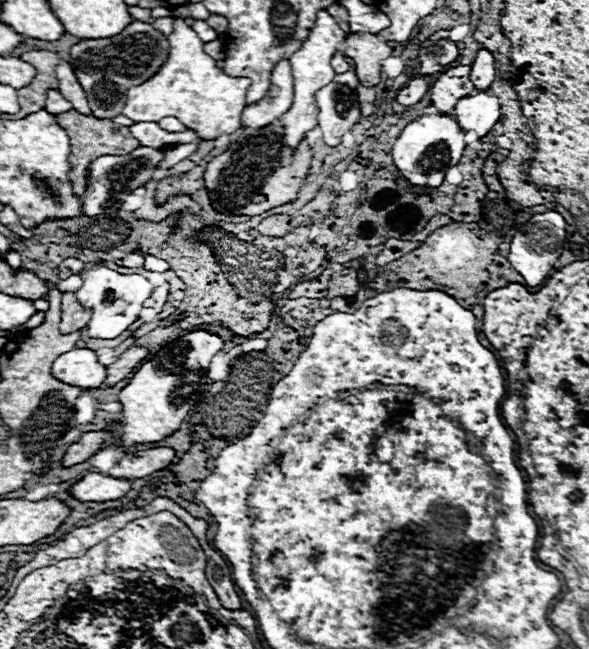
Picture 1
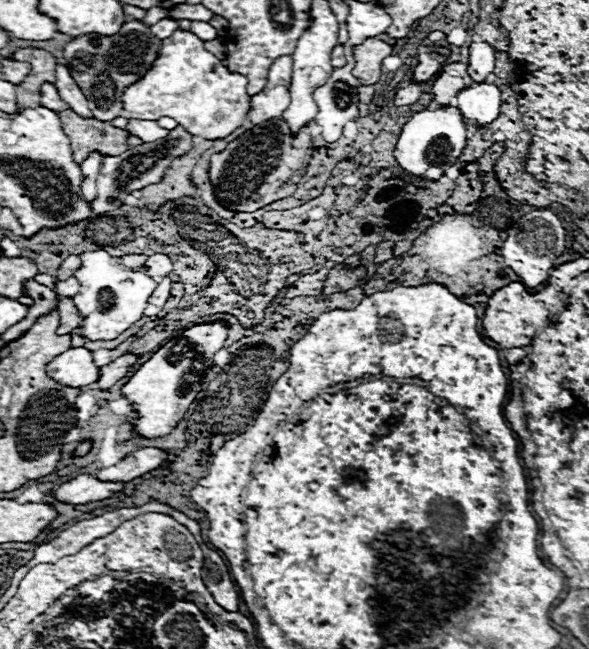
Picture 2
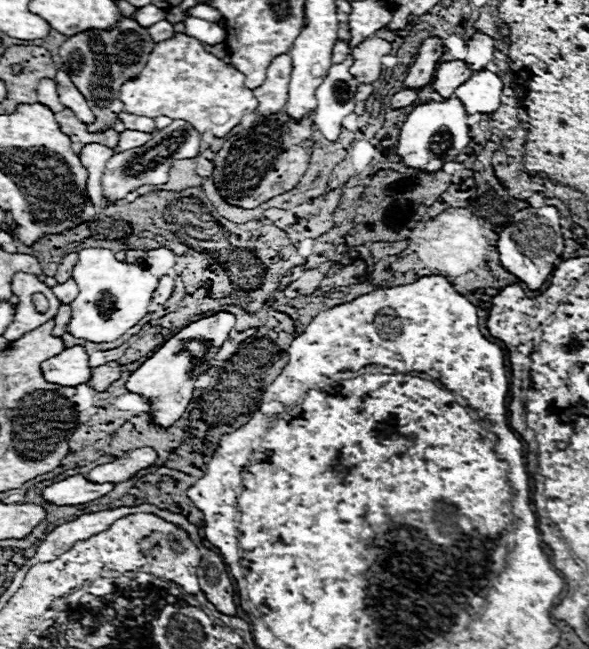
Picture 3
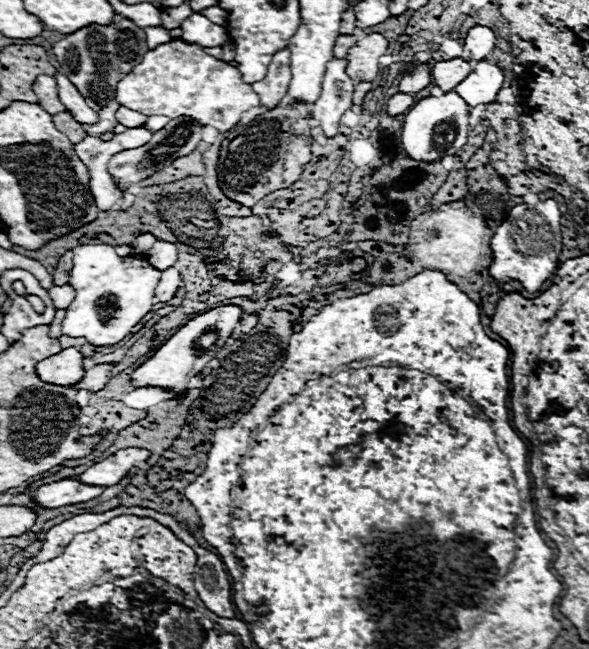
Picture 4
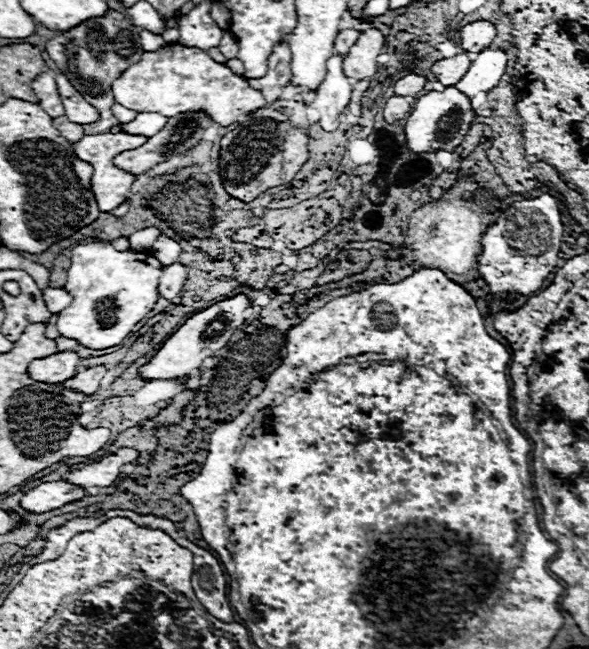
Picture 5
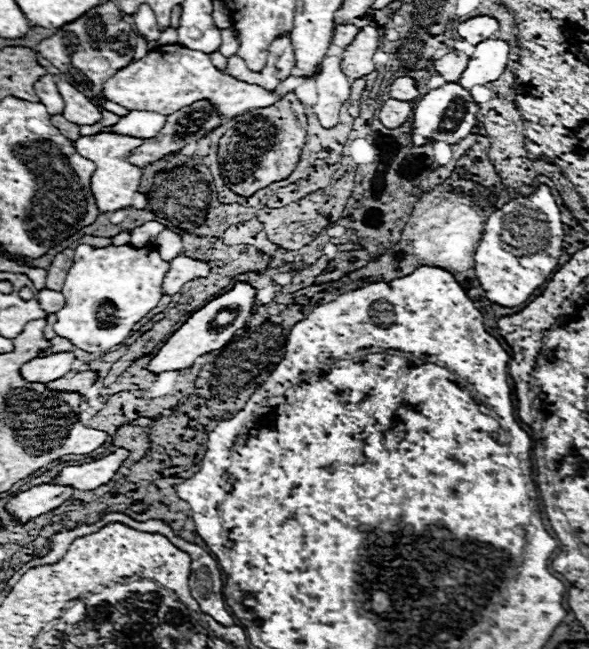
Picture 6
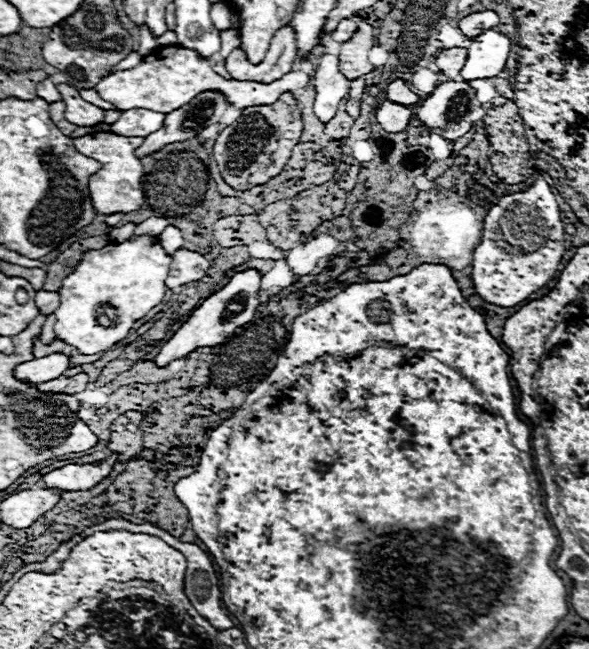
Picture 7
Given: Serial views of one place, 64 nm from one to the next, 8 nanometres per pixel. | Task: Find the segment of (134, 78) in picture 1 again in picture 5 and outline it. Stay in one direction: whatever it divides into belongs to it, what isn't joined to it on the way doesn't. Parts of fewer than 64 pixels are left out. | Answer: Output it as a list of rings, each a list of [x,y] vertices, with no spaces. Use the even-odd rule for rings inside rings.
[[[110,10],[106,18],[92,18],[90,22],[82,22],[74,30],[60,32],[60,36],[52,38],[46,44],[48,56],[58,64],[60,72],[70,78],[74,88],[88,96],[88,102],[100,112],[100,122],[84,126],[84,134],[102,134],[110,132],[110,128],[119,124],[112,114],[114,98],[110,94],[110,84],[122,76],[134,62],[140,62],[144,50],[140,44],[140,28],[130,24],[130,20],[116,10]]]

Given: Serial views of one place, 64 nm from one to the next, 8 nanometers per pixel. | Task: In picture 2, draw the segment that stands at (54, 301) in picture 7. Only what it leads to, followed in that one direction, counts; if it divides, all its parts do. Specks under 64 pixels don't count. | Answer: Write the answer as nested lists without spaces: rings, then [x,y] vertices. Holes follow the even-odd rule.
[[[74,276],[69,277],[68,280],[56,282],[56,292],[60,296],[75,296],[79,287],[80,284]]]

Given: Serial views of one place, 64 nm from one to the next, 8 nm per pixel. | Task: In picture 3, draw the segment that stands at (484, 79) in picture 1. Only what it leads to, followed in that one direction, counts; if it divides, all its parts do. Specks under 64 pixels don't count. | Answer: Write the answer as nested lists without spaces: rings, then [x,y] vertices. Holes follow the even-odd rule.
[[[476,32],[474,38],[468,40],[468,54],[466,54],[466,64],[470,66],[472,72],[484,70],[492,60],[494,60],[494,42],[486,34]]]

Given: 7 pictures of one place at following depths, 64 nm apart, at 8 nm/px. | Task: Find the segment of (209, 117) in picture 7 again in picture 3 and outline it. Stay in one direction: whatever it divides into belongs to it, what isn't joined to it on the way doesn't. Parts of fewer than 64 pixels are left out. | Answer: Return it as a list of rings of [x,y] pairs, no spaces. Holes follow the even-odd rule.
[[[174,120],[172,126],[162,128],[144,146],[138,146],[138,148],[114,154],[106,162],[106,170],[104,170],[104,176],[102,176],[102,194],[104,194],[106,202],[116,204],[128,192],[132,192],[132,190],[136,190],[138,186],[144,186],[144,184],[152,184],[152,186],[166,184],[172,160],[196,156],[198,154],[198,144],[200,144],[200,134],[194,132],[194,128],[190,128],[188,122]]]

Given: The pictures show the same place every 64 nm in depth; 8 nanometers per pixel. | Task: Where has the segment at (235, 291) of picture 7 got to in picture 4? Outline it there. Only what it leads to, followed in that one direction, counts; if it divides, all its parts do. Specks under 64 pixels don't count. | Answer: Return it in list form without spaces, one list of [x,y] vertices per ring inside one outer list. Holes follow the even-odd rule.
[[[220,306],[220,308],[214,308],[210,312],[196,316],[186,326],[182,326],[172,338],[168,338],[150,360],[146,360],[140,368],[134,370],[134,374],[130,376],[132,384],[136,388],[154,388],[154,386],[168,388],[176,392],[180,398],[184,398],[188,390],[188,382],[206,368],[210,358],[214,358],[216,352],[232,336],[238,322],[240,322],[238,306]]]

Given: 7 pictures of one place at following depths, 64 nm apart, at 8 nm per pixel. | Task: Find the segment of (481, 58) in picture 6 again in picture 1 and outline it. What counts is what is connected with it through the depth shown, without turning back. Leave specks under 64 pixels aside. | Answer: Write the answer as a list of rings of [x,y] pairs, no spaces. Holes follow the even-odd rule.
[[[474,90],[470,98],[458,100],[458,106],[454,108],[454,120],[464,132],[476,132],[482,138],[500,120],[498,98],[490,90],[488,92]]]

